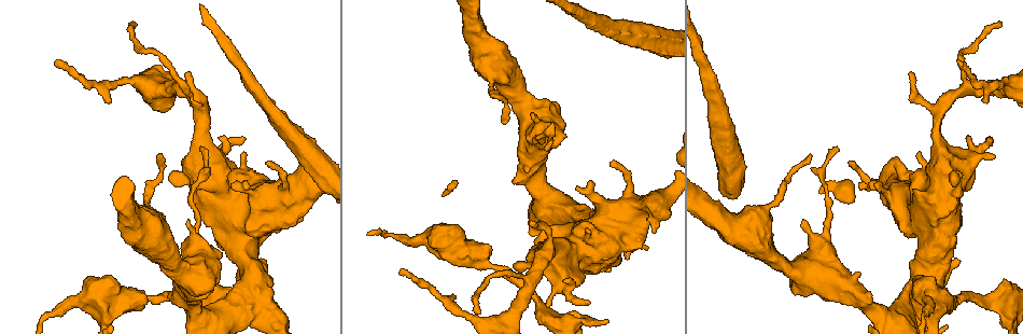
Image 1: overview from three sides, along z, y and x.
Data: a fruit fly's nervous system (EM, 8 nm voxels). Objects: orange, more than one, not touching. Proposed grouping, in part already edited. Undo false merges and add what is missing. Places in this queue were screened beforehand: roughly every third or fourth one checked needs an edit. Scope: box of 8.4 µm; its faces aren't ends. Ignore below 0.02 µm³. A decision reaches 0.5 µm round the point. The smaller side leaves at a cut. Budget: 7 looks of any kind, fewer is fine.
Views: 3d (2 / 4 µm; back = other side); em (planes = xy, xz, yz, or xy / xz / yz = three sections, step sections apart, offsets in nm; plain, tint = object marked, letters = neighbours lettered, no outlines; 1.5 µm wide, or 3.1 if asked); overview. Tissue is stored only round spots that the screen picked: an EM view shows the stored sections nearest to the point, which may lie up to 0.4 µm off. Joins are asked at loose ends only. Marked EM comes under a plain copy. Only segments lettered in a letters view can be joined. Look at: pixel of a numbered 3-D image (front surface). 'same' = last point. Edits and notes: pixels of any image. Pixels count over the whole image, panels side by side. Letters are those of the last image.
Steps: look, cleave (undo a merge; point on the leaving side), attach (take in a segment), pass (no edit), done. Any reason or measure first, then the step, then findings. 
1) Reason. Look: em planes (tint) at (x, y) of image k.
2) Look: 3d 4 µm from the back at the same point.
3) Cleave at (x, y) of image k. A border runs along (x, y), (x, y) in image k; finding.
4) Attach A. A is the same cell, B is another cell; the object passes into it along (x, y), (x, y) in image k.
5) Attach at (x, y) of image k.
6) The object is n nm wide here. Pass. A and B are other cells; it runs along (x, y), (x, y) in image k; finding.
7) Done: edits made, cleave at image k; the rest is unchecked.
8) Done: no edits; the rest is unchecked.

Thin end. Look: em planes (letters) at (401, 268) of image 1.

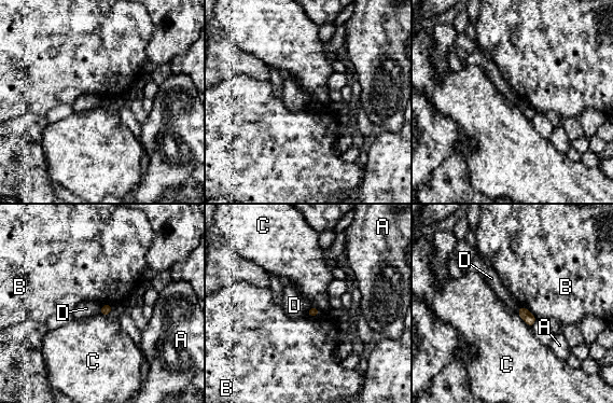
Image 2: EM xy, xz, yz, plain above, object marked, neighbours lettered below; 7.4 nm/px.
Pass. A, B, C and D are other cells; a border runs along (311, 306), (305, 314) in image 2; no lettered segment goes on from it.

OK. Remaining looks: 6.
Tapers out. Look: em 3.1 µm planes (letters) at (190, 72) of image 1.

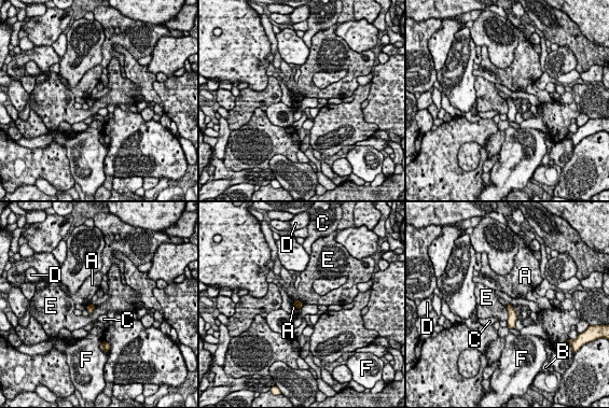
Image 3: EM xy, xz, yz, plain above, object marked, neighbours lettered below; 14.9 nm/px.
The object is 120 nm wide here; the longest contact is with E, 240 nm. Pass. A, B, C, D, E and F are other cells; no lettered segment goes on from it.

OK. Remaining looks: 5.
Touches itself. Look: 3d 4 µm at (917, 177) of image 1.

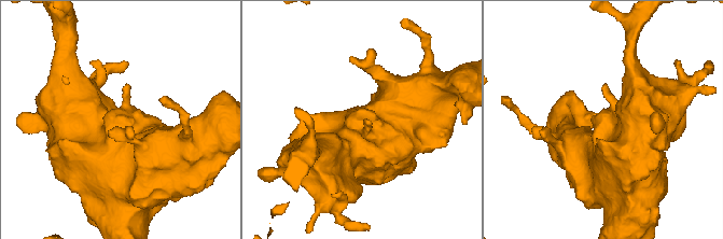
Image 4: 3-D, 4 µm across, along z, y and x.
Shape alone is not enough. Look: em planes (tint) at (115, 122) of image 4.

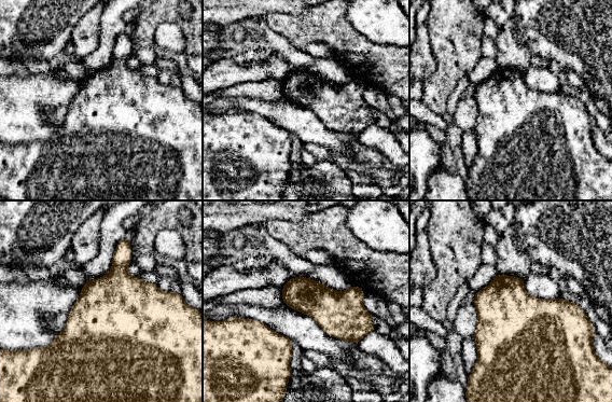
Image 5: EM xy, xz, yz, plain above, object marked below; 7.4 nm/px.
See the neighbours. Look: em planes (letters) at the same point.

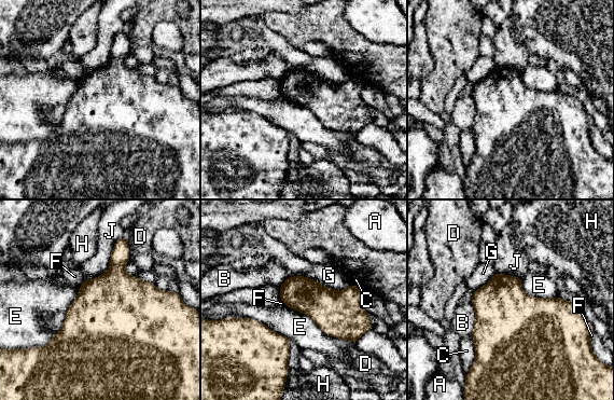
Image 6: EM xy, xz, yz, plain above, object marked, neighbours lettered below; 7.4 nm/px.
Pass. A, B, C, D, E, F, G, H and J are other cells; a border runs along (80, 286), (61, 328), (37, 347) in image 6; all the same neuron.

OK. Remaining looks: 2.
Done: no edits; the rest is unchecked.

